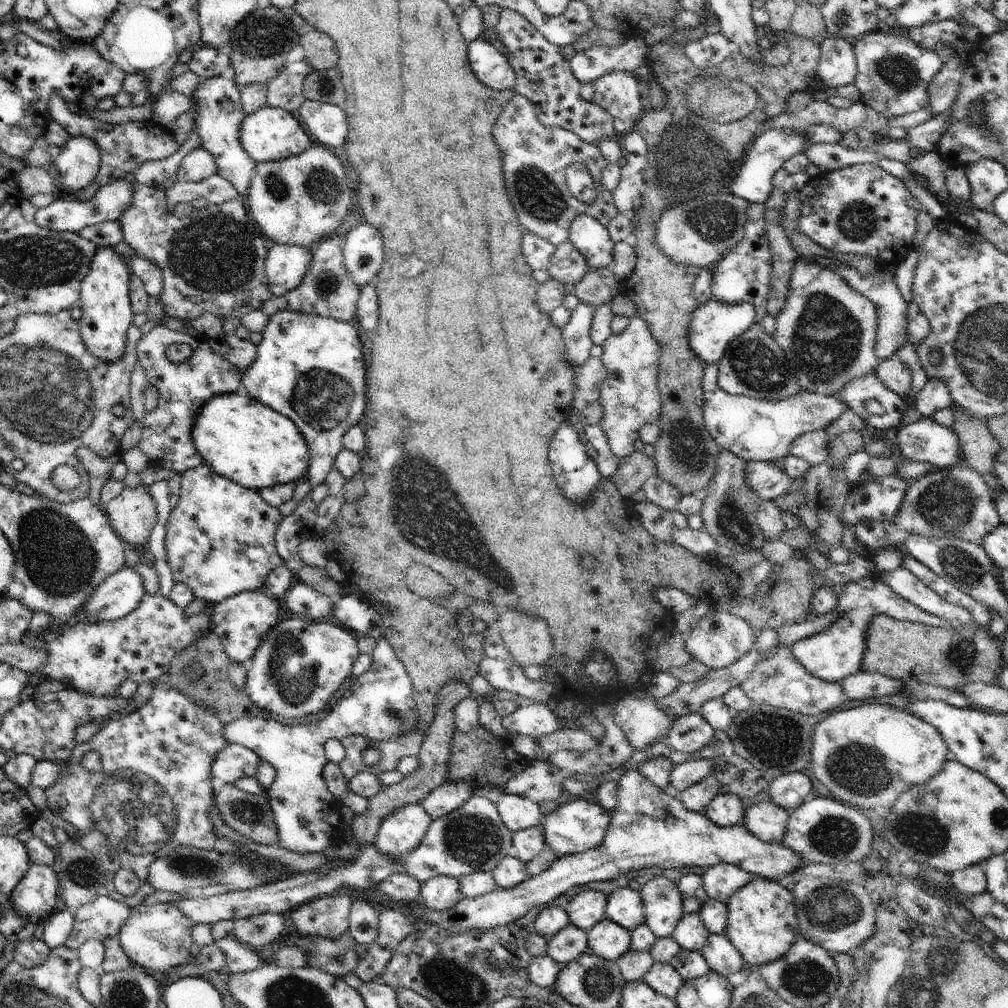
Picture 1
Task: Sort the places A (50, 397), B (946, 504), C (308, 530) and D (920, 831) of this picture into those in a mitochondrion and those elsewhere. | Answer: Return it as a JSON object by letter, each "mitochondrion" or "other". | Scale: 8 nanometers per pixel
{"A":"mitochondrion","B":"mitochondrion","C":"other","D":"mitochondrion"}

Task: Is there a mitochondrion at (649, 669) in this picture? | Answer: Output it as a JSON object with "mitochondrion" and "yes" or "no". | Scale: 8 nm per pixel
{"mitochondrion":"no"}

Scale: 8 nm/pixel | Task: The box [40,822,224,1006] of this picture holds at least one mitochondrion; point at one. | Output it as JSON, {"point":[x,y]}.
{"point":[82,872]}

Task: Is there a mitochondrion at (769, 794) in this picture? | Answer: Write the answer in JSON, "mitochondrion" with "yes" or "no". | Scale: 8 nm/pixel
{"mitochondrion":"no"}

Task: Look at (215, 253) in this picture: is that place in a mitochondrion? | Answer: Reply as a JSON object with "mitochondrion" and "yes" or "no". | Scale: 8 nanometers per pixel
{"mitochondrion":"yes"}

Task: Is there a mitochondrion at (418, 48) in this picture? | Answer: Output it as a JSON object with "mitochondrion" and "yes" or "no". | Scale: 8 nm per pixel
{"mitochondrion":"no"}

